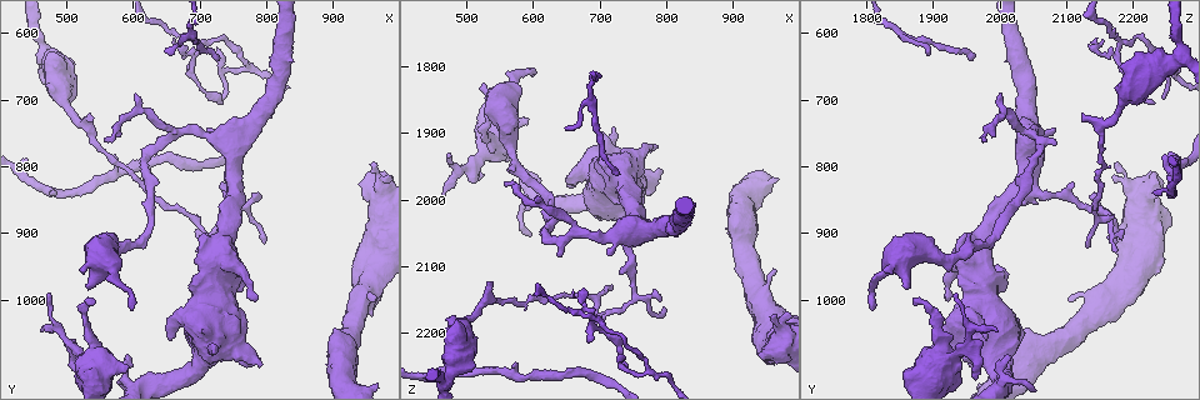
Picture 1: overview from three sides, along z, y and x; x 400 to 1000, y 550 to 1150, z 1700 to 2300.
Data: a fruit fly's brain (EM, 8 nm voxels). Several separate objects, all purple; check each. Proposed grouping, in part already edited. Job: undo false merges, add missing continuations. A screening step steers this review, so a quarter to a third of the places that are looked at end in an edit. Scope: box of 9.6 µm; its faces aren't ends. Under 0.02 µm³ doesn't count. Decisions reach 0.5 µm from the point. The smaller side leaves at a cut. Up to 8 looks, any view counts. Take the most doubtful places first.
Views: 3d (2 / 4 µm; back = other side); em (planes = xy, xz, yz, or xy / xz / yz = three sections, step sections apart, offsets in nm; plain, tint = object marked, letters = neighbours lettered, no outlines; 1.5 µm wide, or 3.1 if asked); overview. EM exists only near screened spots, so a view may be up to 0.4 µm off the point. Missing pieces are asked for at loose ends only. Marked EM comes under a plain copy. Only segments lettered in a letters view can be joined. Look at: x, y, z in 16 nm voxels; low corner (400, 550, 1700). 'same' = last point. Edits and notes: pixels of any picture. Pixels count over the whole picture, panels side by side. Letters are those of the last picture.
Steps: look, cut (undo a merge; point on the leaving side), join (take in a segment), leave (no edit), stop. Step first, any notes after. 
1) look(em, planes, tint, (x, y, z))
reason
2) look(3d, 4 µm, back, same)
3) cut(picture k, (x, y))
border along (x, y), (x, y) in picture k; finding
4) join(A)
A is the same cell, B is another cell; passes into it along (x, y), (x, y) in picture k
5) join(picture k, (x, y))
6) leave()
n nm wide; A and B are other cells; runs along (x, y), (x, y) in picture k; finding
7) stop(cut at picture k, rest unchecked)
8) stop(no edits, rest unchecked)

look(3d, 4 µm, (530, 725, 2120))
free end

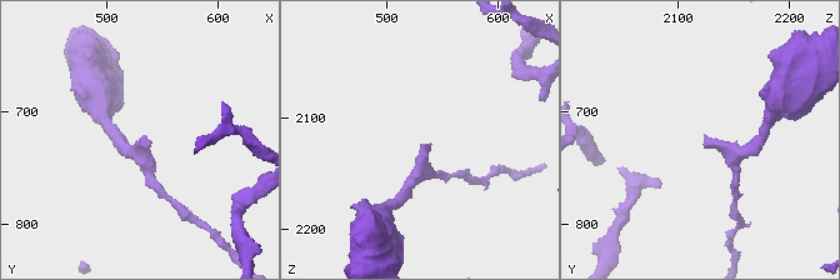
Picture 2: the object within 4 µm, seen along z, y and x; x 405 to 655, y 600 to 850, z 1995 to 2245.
look(em, yz, step 8, tint, (532, 722, 2124))
now the EM

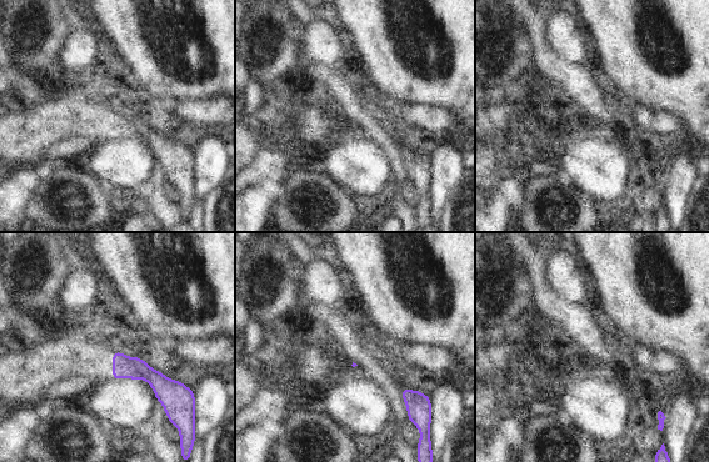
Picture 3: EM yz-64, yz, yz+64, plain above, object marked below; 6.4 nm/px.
look(em, planes, letters, same)

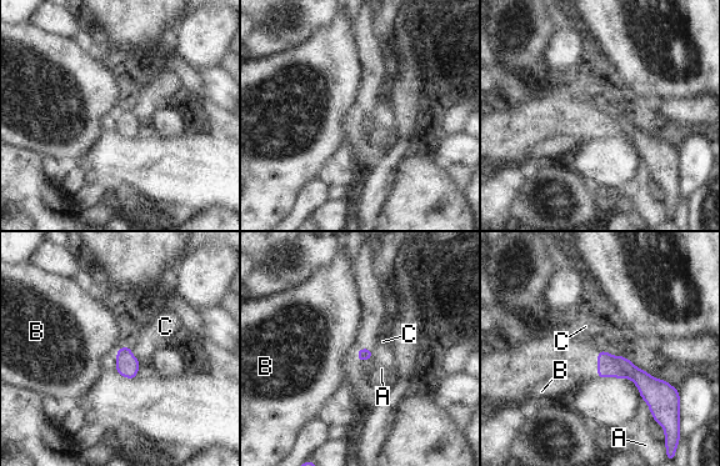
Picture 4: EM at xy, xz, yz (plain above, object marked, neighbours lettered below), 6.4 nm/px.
leave()
A, B and C are other cells; runs along (600, 355), (651, 389), (664, 389) in picture 4; no lettered segment goes on from it

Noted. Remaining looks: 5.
look(3d, 2 µm, (520, 1120, 1960))
an open end

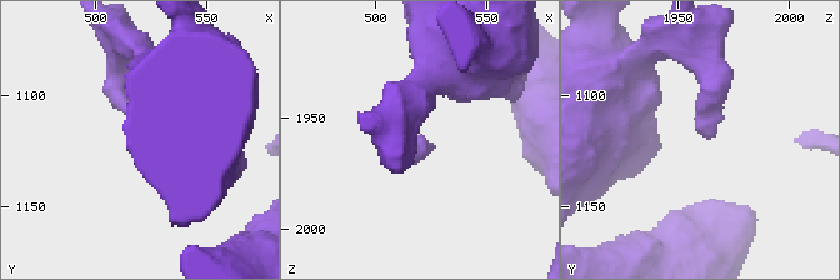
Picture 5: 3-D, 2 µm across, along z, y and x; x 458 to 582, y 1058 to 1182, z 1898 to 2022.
look(em, xy, step 8, letters, (525, 1119, 1962))

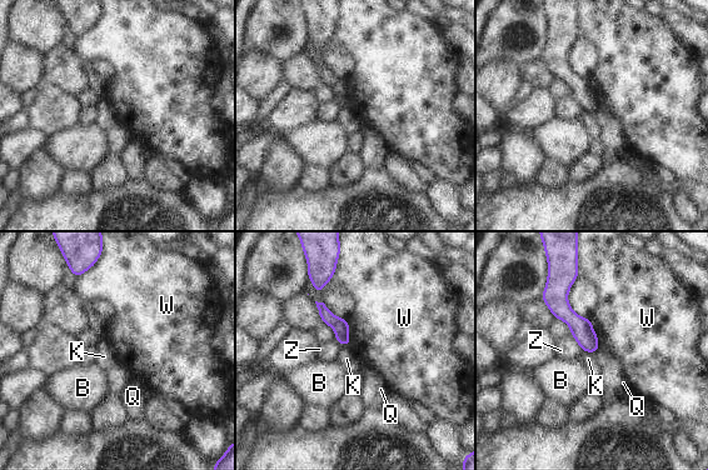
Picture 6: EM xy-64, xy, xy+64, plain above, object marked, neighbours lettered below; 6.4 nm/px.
look(em, planes, letters, same)

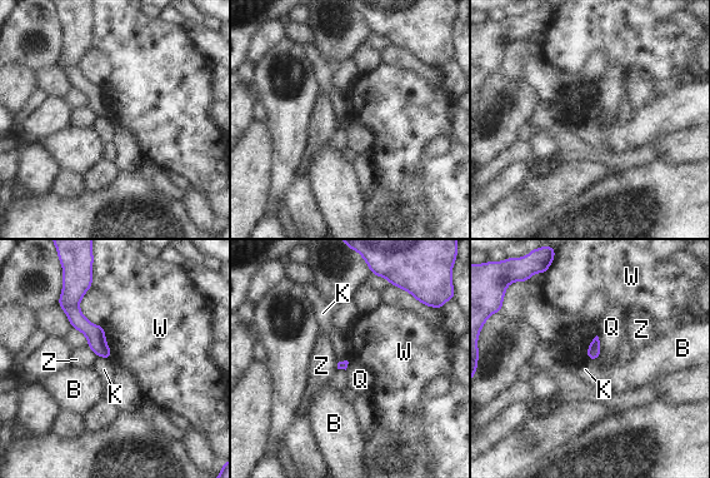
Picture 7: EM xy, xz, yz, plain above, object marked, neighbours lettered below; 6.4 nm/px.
leave()
B, K, Q, W and Z are other cells; no lettered segment goes on from it

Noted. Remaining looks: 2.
look(em, planes, letters, (705, 745, 2085))

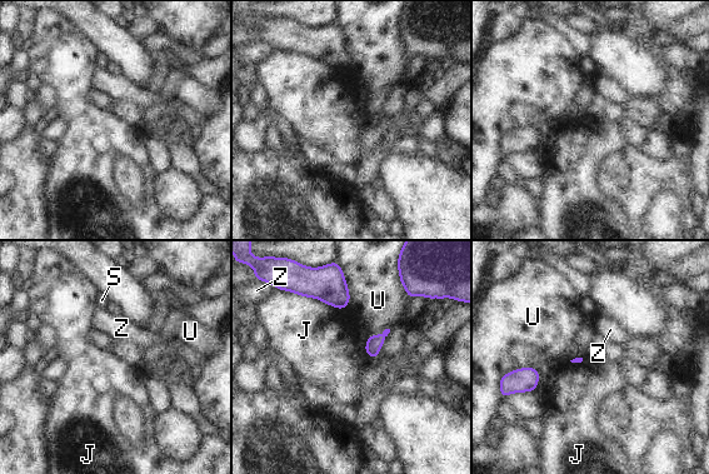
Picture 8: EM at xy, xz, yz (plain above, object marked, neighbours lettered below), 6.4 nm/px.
leave()
J, S, U and Z are other cells; border along (296, 293), (314, 297), (336, 308) in picture 8; none of them fits

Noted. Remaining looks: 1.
stop(no edits, rest unchecked)

